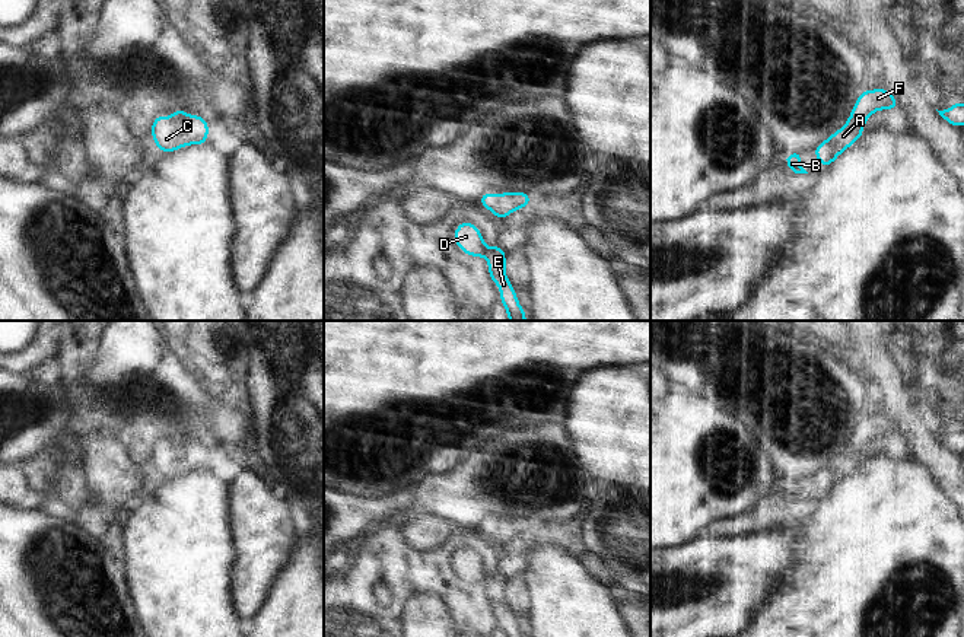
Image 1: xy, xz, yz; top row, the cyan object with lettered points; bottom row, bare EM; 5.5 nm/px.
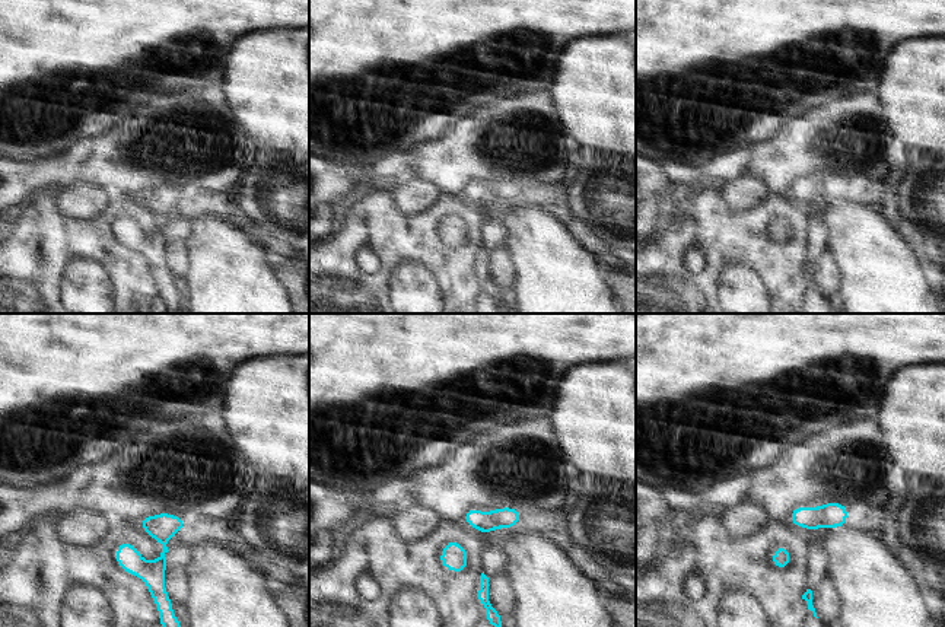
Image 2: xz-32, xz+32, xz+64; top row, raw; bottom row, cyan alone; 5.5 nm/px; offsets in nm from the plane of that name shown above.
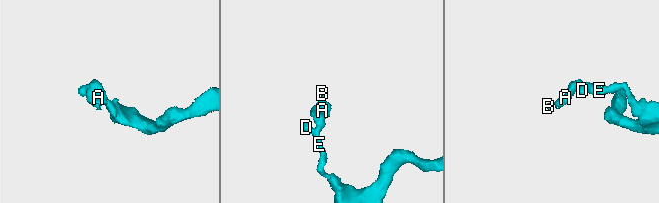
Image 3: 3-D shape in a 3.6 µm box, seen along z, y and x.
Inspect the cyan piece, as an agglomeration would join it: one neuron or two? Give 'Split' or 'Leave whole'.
Leave whole.

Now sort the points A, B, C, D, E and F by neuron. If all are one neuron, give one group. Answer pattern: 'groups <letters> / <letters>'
groups A B C D E F

